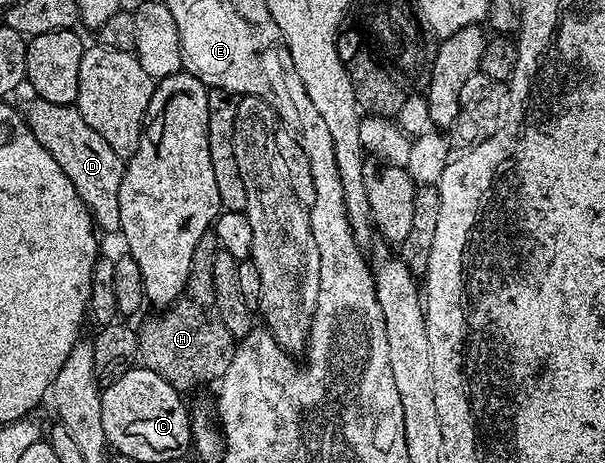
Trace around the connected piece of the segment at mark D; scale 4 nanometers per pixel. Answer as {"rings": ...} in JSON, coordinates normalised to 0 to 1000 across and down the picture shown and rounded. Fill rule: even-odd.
{"rings":[[[55,210],[51,218],[43,235],[43,253],[50,285],[56,285],[63,311],[69,311],[69,320],[76,320],[76,328],[96,346],[96,363],[109,371],[129,423],[136,423],[152,462],[154,482],[167,499],[197,499],[195,415],[202,406],[207,343],[198,341],[195,328],[188,328],[188,320],[182,320],[182,311],[175,311],[175,302],[169,302],[169,294],[162,294],[149,268],[142,268],[142,259],[136,259],[124,227],[83,225],[63,210]]]}

